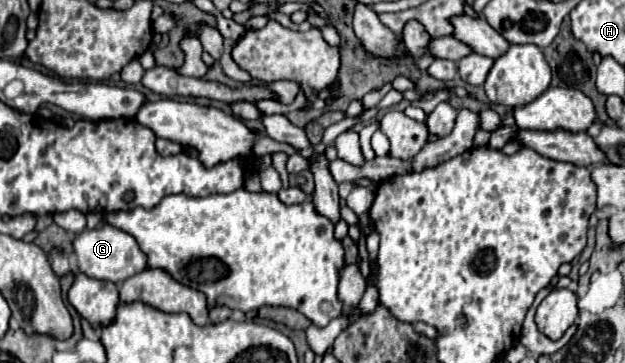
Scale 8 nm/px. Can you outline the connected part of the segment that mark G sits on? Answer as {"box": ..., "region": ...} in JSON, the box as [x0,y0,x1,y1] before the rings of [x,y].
{"box":[73,227,147,281],"region":[[[95,227],[95,229],[85,229],[83,233],[75,235],[73,239],[73,253],[77,257],[77,267],[79,273],[85,273],[87,277],[95,277],[95,279],[105,279],[105,281],[125,281],[127,277],[141,273],[145,267],[143,263],[147,263],[147,259],[143,259],[143,253],[139,251],[135,239],[131,239],[131,235],[123,235],[123,231],[115,229],[115,227]]]}

